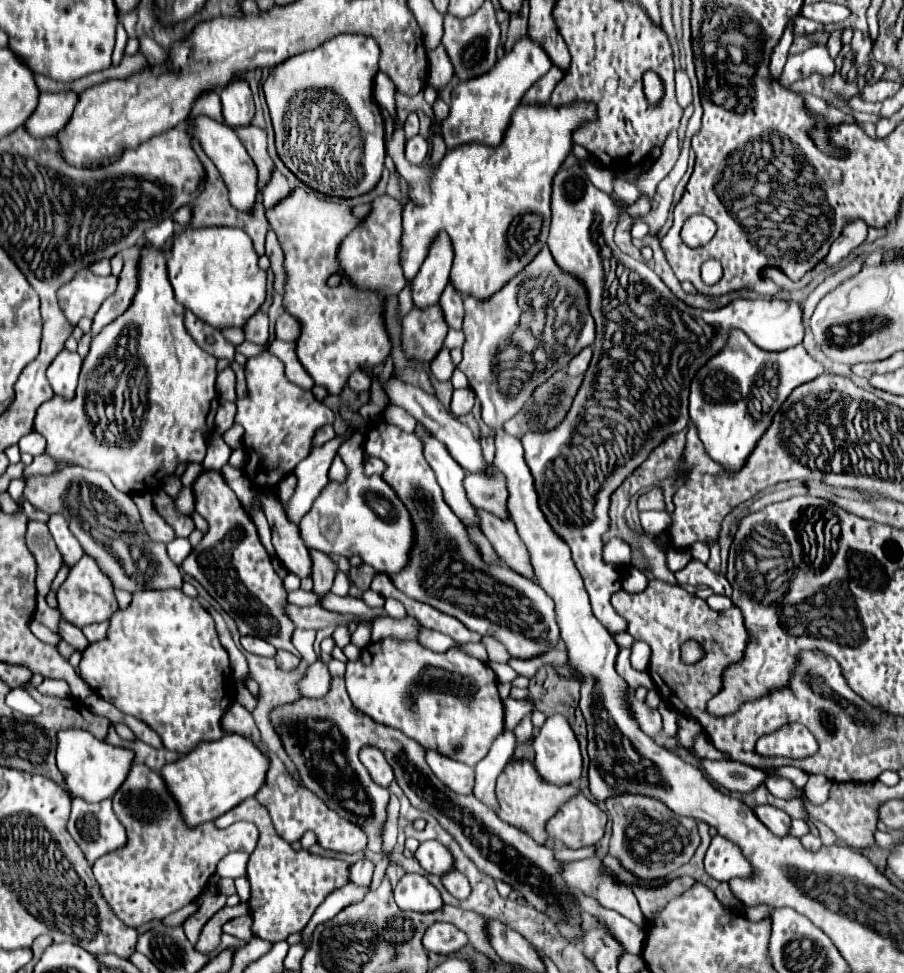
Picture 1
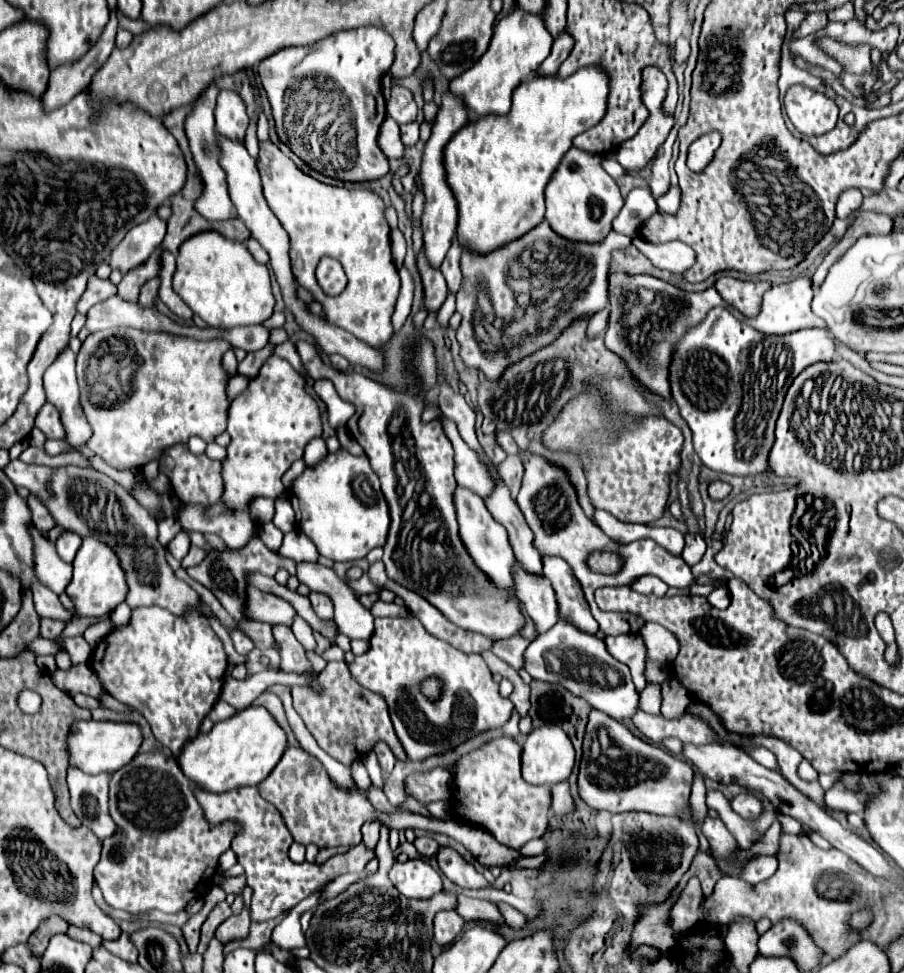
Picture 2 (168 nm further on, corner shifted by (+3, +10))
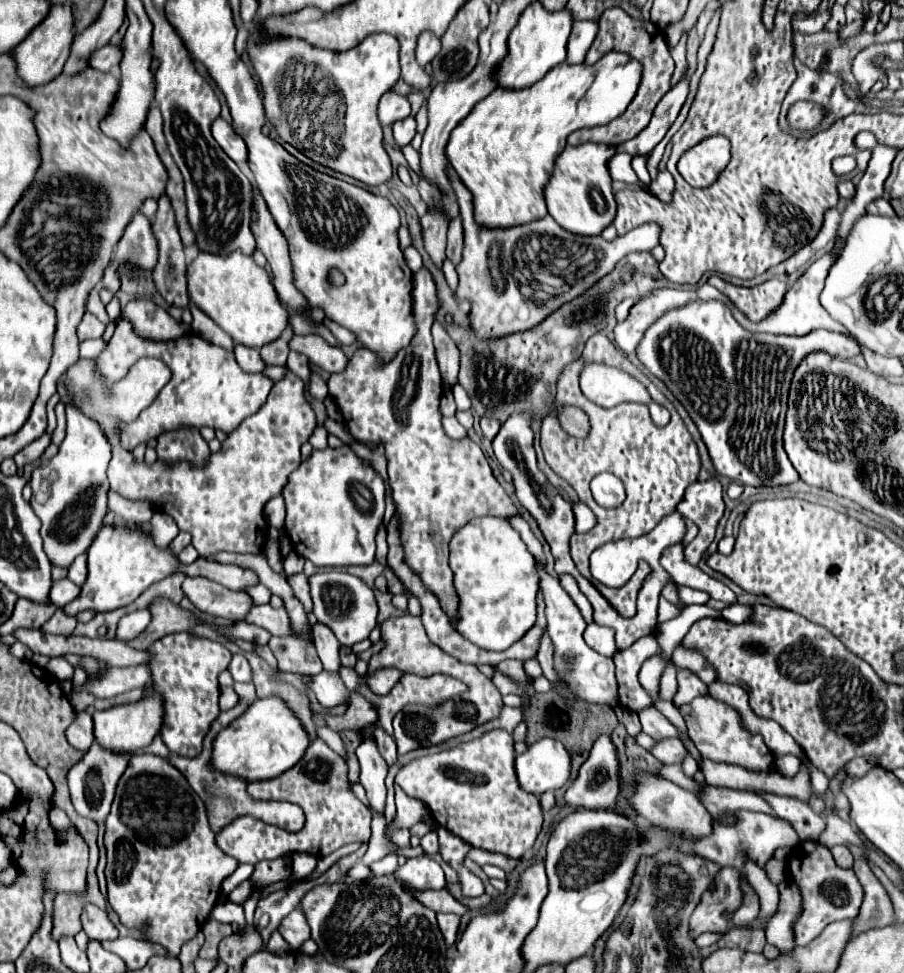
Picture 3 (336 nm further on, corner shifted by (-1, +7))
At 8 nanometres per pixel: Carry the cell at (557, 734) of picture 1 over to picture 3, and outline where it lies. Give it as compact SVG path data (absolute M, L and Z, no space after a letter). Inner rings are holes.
M548 737L536 741L534 745L528 747L526 753L516 757L518 783L524 791L534 793L534 795L542 795L544 791L560 789L570 777L570 767L572 767L572 759L570 759L568 749L564 747L564 743L560 743L558 739L548 739Z

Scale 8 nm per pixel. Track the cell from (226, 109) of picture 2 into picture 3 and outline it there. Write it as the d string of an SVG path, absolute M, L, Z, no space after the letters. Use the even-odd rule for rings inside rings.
M218 117L214 123L212 123L212 135L214 139L220 143L220 147L226 151L226 155L236 161L236 165L246 173L250 175L248 171L248 151L246 151L246 143L244 139L240 139L240 135L234 131L232 123L228 123L226 119Z

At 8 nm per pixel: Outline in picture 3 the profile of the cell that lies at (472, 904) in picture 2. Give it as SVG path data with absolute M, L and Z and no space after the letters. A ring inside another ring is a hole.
M448 889L440 891L424 891L424 895L412 895L414 899L420 899L420 903L426 903L426 907L434 909L436 913L454 913L454 915L464 915L468 909L452 897Z

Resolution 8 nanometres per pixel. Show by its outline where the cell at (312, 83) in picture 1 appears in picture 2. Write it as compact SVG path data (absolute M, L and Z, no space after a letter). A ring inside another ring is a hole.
M374 26L360 27L328 36L315 44L299 47L288 47L272 56L264 58L258 66L258 76L262 88L268 94L276 132L280 140L300 156L314 170L338 178L344 182L364 182L380 180L390 172L388 158L378 148L378 130L386 116L386 102L382 96L382 76L390 74L394 60L394 40L392 36Z

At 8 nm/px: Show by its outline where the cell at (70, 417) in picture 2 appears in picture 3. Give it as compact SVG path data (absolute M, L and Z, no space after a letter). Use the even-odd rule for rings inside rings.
M66 379L58 381L58 395L66 405L66 439L46 467L32 471L30 485L34 495L30 505L42 521L40 537L44 541L48 559L56 565L68 567L76 555L86 553L102 527L102 519L106 515L106 493L110 489L106 467L112 459L112 453L100 423L88 417L80 407L76 407L76 403L72 403Z

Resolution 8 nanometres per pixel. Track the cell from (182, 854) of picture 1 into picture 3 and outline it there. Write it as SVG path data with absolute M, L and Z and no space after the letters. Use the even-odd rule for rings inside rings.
M134 753L120 777L112 811L106 821L104 845L108 851L108 903L126 927L146 931L146 939L164 945L172 957L176 957L180 945L192 939L192 935L202 927L210 909L218 903L222 879L238 867L238 861L216 845L204 809L202 799L188 785L186 777L166 757Z

